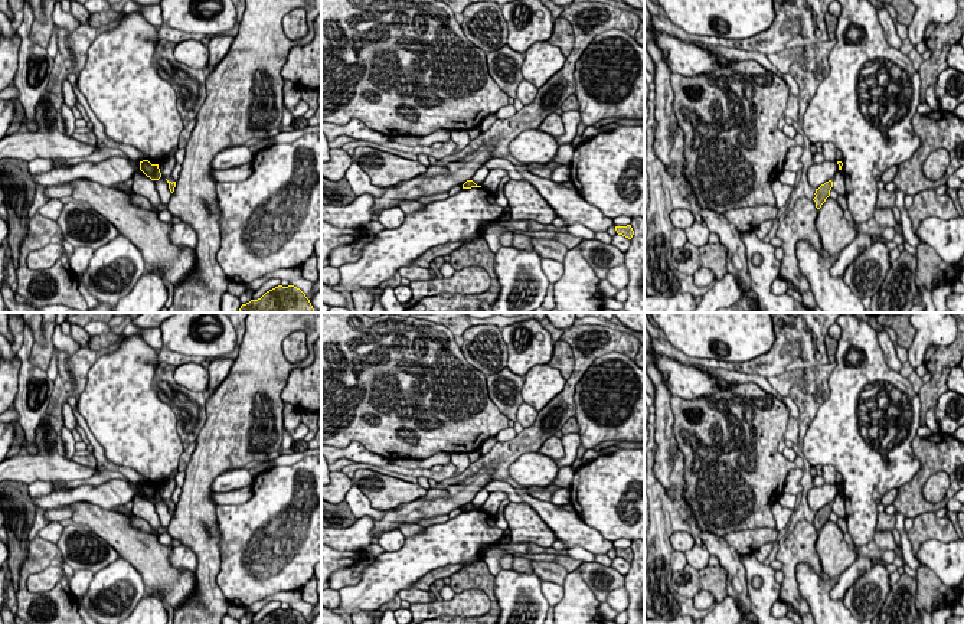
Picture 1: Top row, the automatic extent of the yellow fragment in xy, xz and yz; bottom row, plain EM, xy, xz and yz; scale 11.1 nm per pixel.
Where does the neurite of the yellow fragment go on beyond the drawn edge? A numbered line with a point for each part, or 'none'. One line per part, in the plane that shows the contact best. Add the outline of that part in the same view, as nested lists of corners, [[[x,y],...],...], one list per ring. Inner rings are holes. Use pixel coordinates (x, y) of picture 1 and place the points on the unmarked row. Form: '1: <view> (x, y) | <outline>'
none

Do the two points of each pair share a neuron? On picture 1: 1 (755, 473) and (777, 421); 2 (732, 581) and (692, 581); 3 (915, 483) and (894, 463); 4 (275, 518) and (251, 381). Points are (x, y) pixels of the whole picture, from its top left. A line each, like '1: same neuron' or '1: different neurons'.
1: same neuron
2: different neurons
3: different neurons
4: different neurons

